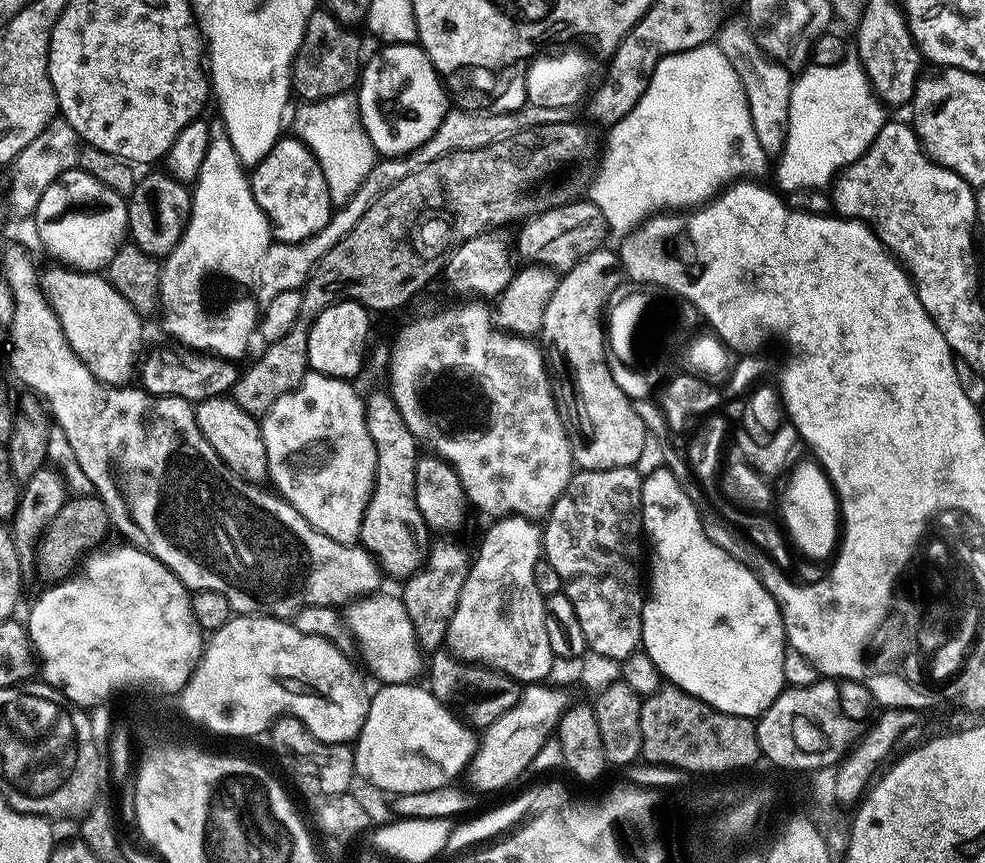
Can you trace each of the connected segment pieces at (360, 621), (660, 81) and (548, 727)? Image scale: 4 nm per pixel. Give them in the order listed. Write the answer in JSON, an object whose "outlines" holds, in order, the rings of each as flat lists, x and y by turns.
{"outlines":[[[369,593,349,601,342,612,345,627,358,644,363,667,368,668,381,685,411,683,422,670,422,653,416,643,413,623,401,597,382,593]],[[706,43,696,49,686,50,682,53,671,53,658,61,652,75,648,78,645,92,638,98,634,106,624,118,617,124,609,127,608,145,604,148,604,157,599,157,598,167,595,169,590,185,590,201,601,211,602,217,607,224,607,231,612,236,623,238,634,230,634,226,643,224,650,216,663,213,665,210,692,210,697,206,703,206,713,199,721,190,737,183,747,181,749,178,764,178,760,176,769,175,770,157,758,146,758,137,754,135,754,126,750,122,750,106,746,102,746,90,734,70,730,66,730,58,722,54,722,50,715,43]],[[540,682,529,684,521,691,520,700,513,708,506,710,506,714,502,714,502,718,494,721,489,728,483,729,476,752,466,769,466,777,477,793,500,792,532,768,538,750,555,733,564,713,566,699,560,692,563,691,556,686,545,686]]]}

